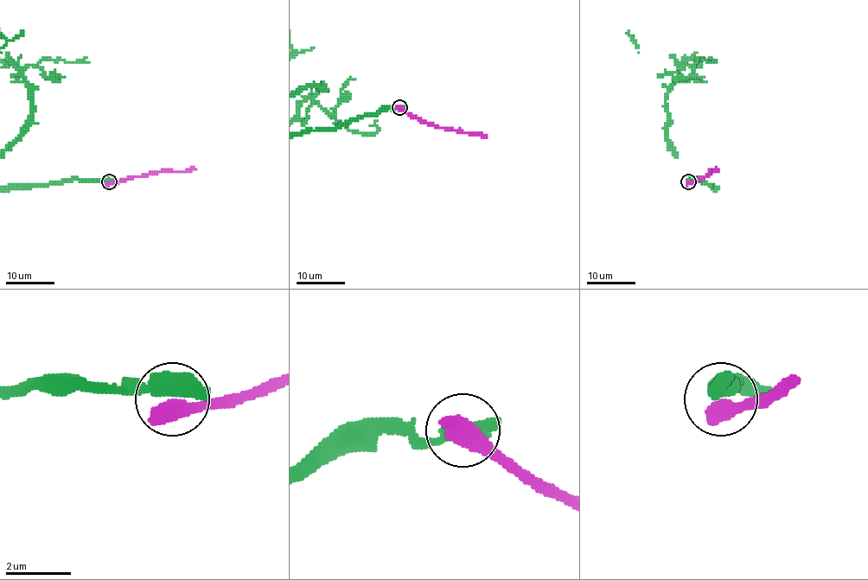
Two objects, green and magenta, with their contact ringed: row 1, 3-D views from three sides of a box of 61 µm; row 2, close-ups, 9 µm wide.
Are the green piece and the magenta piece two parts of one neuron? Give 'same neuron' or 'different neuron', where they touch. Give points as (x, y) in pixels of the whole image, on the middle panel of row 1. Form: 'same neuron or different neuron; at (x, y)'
different neuron; at (399, 107)

